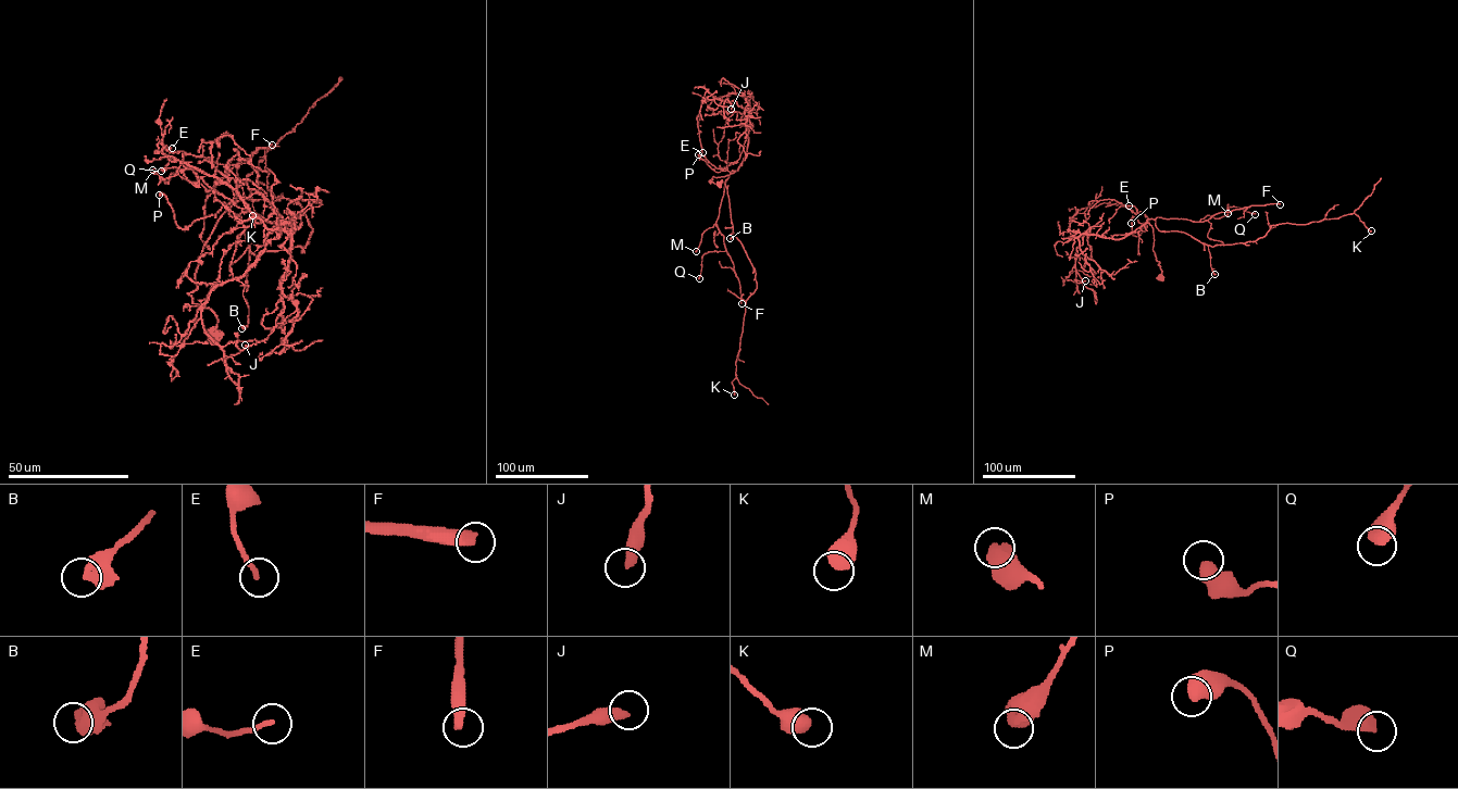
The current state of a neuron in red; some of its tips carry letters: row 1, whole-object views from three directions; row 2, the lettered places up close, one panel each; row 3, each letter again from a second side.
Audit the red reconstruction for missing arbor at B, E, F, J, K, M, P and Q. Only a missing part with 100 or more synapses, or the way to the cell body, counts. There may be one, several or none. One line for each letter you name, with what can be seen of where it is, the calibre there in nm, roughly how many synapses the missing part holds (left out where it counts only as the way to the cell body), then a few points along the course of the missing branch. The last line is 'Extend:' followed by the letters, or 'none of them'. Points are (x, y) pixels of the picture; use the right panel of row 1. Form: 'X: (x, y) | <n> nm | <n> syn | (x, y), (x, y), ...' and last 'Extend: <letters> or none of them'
F: (1280, 204) | 440 nm | 120 syn | (1280, 204), (1319, 203), (1331, 192), (1341, 190), (1348, 193), (1365, 191), (1376, 198)
Extend: F

